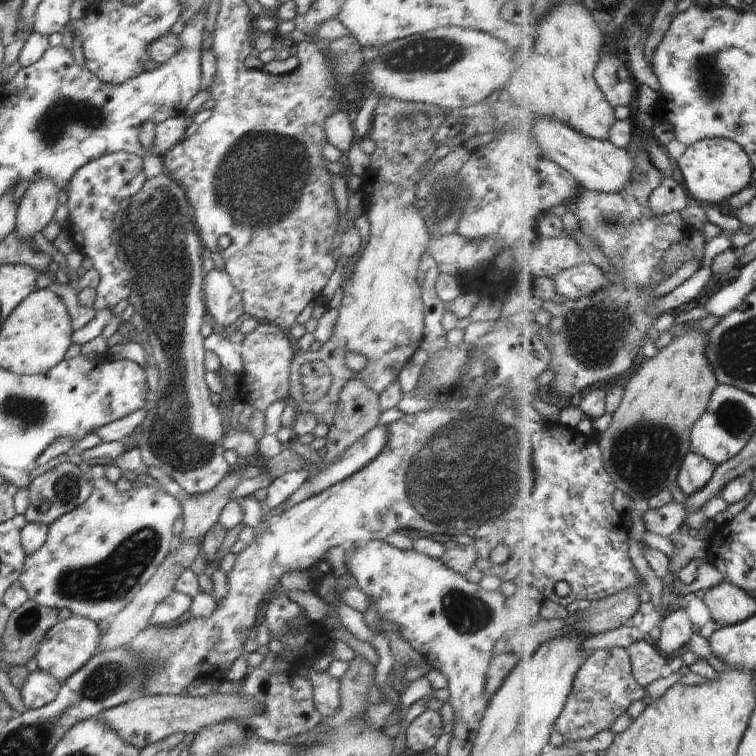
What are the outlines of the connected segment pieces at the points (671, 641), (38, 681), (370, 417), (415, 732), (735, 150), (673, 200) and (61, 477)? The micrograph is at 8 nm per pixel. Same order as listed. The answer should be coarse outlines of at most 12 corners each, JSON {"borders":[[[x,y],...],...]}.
{"borders":[[[686,607],[660,622],[666,655],[690,644],[698,631]],[[37,670],[26,678],[26,710],[52,702],[61,682]],[[360,379],[339,394],[329,426],[330,464],[377,426],[379,395]],[[422,712],[407,727],[415,753],[434,748],[444,734],[438,712]],[[726,137],[678,161],[687,189],[717,206],[755,184],[749,152]],[[665,176],[651,196],[653,212],[677,213],[689,207],[686,188]],[[64,462],[32,480],[27,522],[49,525],[93,491]]]}

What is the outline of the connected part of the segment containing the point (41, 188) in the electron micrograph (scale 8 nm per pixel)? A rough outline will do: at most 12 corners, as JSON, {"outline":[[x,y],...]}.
{"outline":[[35,178],[17,206],[15,230],[29,241],[54,219],[59,188]]}

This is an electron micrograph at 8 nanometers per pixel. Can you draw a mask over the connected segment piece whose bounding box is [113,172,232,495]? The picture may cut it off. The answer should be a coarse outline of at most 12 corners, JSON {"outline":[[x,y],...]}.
{"outline":[[165,172],[113,243],[158,391],[137,448],[188,494],[232,469],[204,376],[203,244]]}

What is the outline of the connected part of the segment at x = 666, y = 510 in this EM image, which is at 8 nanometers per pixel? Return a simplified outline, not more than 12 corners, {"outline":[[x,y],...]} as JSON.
{"outline":[[676,501],[644,514],[646,529],[672,538],[688,516]]}

